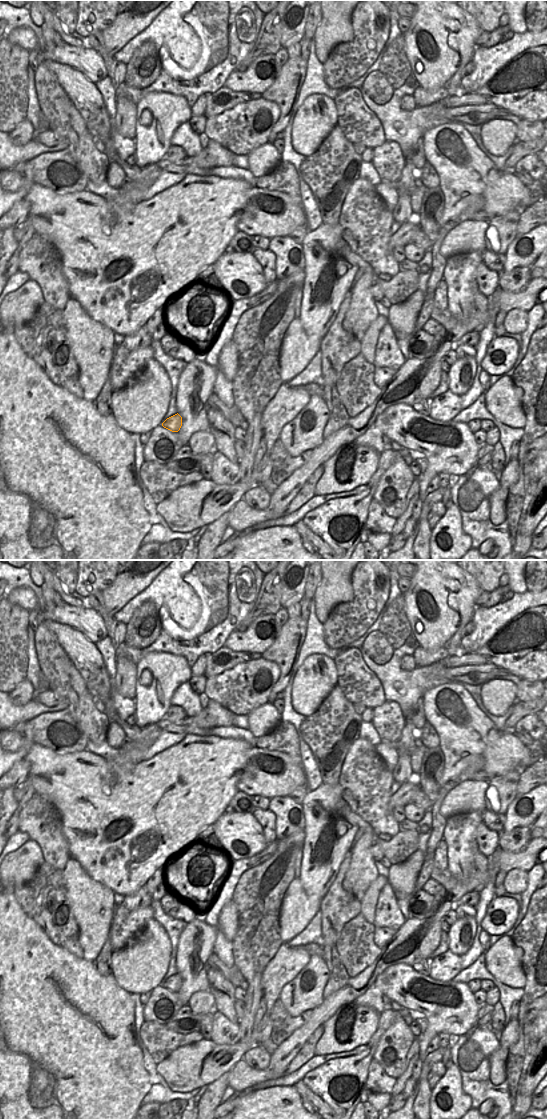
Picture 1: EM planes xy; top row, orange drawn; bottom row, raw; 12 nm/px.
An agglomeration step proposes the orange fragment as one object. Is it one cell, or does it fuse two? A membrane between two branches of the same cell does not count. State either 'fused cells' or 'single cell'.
single cell

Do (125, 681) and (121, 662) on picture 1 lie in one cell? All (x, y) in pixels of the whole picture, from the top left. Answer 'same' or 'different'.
same

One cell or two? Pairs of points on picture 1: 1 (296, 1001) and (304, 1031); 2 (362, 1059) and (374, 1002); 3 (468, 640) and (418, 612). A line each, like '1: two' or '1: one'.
1: two
2: two
3: two

